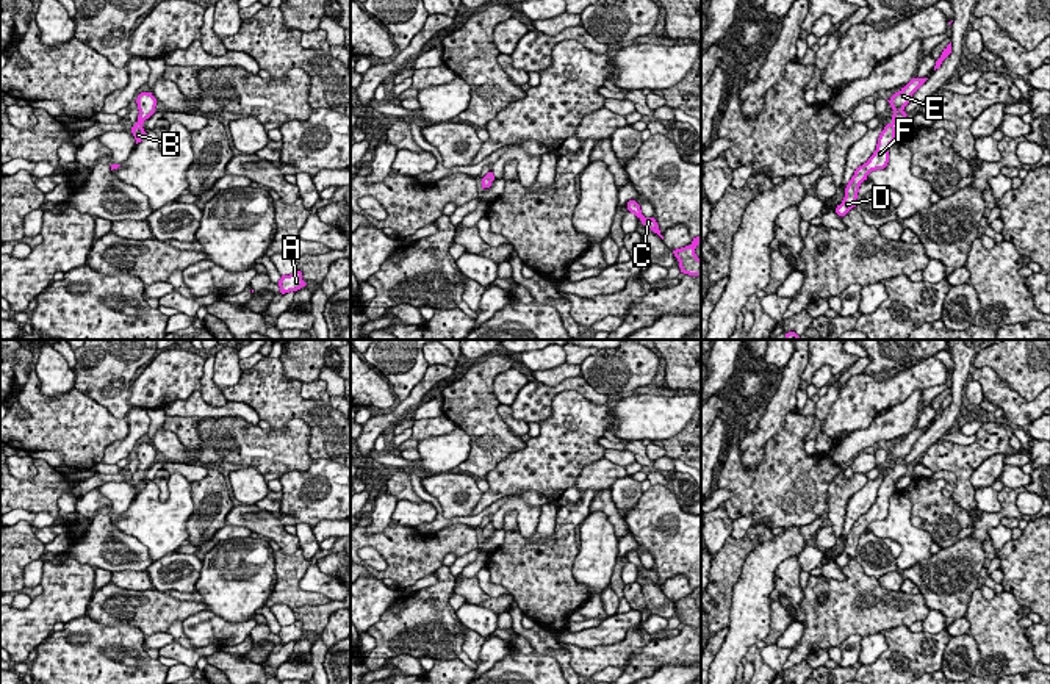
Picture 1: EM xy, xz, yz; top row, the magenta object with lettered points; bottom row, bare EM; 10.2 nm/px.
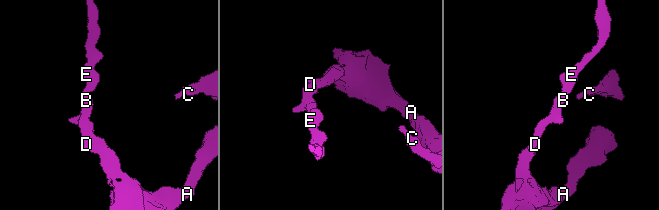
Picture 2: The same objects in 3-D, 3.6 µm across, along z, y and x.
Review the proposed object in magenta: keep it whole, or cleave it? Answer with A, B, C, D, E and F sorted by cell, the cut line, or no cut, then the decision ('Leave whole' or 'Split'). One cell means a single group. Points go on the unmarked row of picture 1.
Groups: A B C D E F. No split. Leave whole

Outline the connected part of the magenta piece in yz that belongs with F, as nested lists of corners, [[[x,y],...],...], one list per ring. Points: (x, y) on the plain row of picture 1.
[[[912,429],[904,438],[895,443],[887,452],[894,460],[892,473],[884,477],[878,488],[876,501],[868,509],[867,513],[854,521],[854,526],[845,538],[845,548],[840,556],[837,556],[836,563],[845,567],[853,557],[856,557],[856,549],[859,537],[872,521],[884,520],[889,513],[889,498],[897,490],[895,481],[906,474],[904,457],[911,452],[912,445],[926,432],[928,429]]]

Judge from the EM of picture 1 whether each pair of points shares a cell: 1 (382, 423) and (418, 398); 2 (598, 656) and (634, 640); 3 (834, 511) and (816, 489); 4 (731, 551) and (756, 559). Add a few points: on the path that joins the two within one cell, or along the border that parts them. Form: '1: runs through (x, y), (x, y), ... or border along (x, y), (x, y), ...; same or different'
1: runs through (391, 420), (409, 406); same
2: runs through (607, 655), (618, 655), (625, 650); same
3: border along (842, 470), (828, 487), (828, 511), (825, 514); different
4: border along (775, 536), (753, 548), (733, 589); different

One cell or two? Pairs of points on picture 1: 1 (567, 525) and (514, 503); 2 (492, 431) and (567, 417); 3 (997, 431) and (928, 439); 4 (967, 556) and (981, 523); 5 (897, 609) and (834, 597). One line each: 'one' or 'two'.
1: two
2: two
3: two
4: two
5: one

